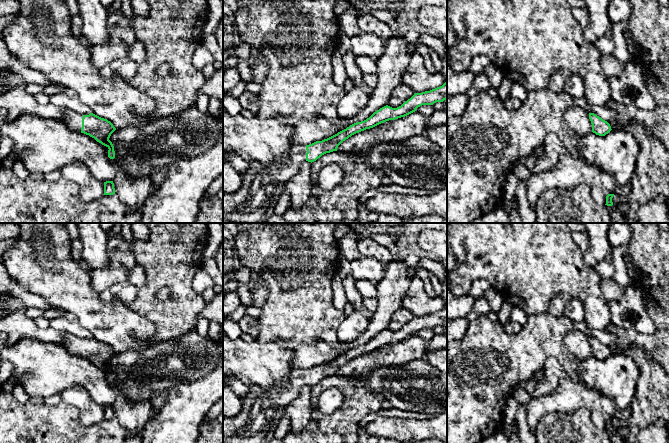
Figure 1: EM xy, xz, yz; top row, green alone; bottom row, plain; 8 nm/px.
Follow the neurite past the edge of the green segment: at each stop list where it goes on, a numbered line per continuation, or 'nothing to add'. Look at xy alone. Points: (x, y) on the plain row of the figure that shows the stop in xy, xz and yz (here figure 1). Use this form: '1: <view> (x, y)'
1: xy (73, 344)

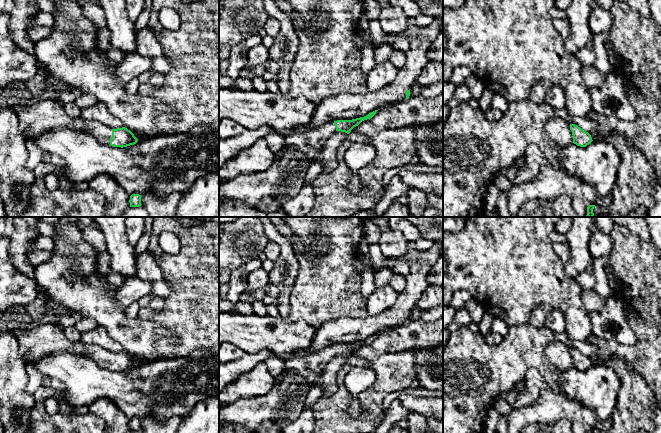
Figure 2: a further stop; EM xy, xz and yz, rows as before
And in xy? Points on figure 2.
1: xy (103, 357)

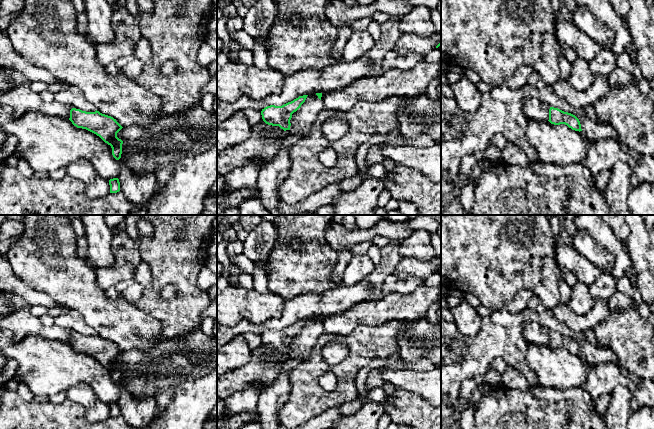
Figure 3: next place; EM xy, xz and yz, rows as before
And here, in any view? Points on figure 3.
1: xz (264, 365)

